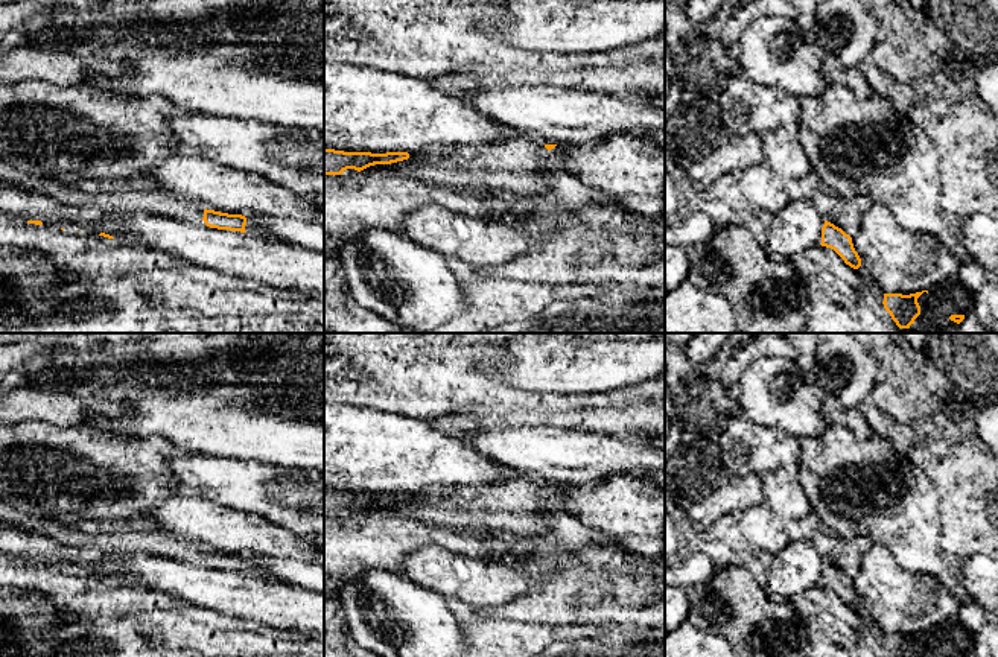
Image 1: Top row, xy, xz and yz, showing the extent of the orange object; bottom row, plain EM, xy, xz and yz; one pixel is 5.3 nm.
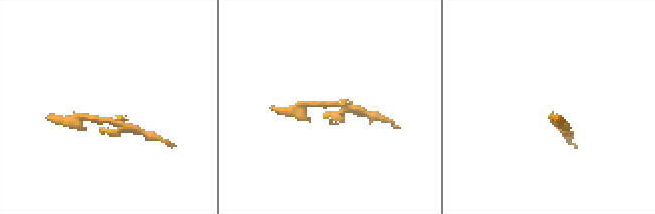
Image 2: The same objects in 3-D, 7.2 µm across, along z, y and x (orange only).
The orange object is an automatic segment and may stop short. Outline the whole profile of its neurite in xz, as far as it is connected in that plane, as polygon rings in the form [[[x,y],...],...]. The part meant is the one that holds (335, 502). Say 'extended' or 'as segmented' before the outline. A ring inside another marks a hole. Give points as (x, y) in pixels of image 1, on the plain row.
as segmented; [[[324,490],[324,516],[341,516],[347,509],[361,513],[374,505],[391,505],[408,499],[408,493],[371,494]]]

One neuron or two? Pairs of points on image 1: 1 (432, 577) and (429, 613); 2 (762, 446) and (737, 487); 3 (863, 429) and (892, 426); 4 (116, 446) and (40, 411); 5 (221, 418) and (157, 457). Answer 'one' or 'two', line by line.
1: two
2: two
3: two
4: two
5: two

